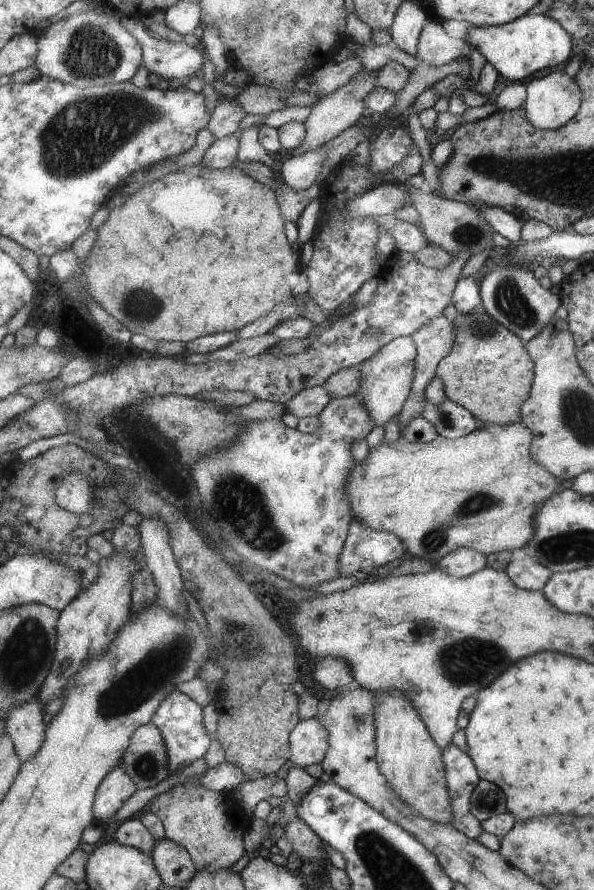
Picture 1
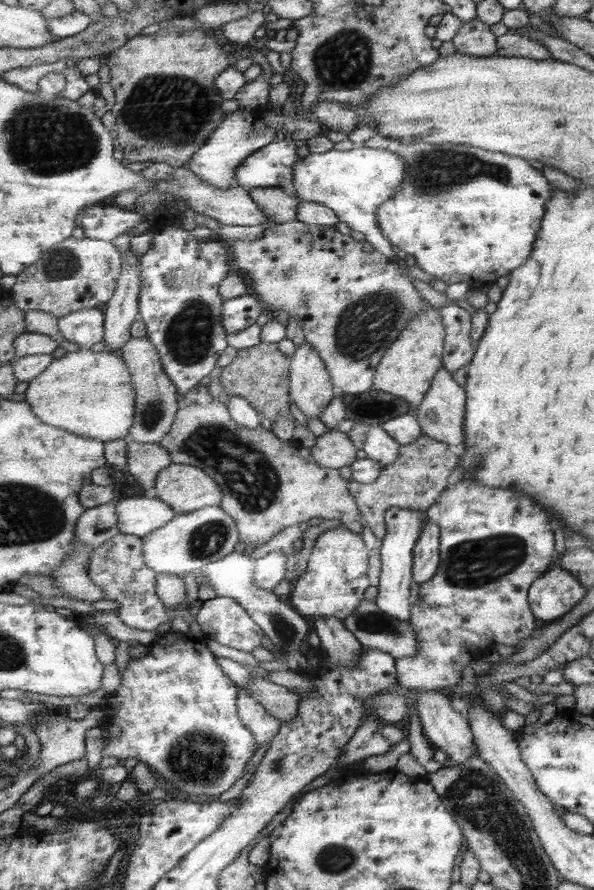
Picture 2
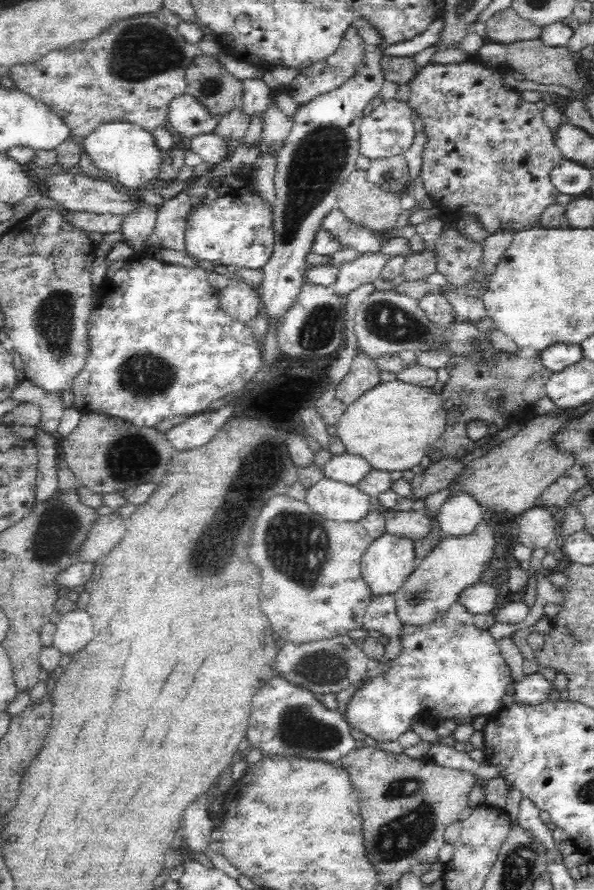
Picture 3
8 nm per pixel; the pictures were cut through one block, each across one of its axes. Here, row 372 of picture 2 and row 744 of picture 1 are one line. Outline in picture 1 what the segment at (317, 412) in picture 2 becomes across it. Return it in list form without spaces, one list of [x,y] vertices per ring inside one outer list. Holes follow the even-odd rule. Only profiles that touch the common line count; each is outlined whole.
[[[319,716],[301,720],[301,724],[293,730],[291,746],[293,758],[291,762],[303,768],[323,764],[325,756],[329,754],[329,728],[319,720]]]

